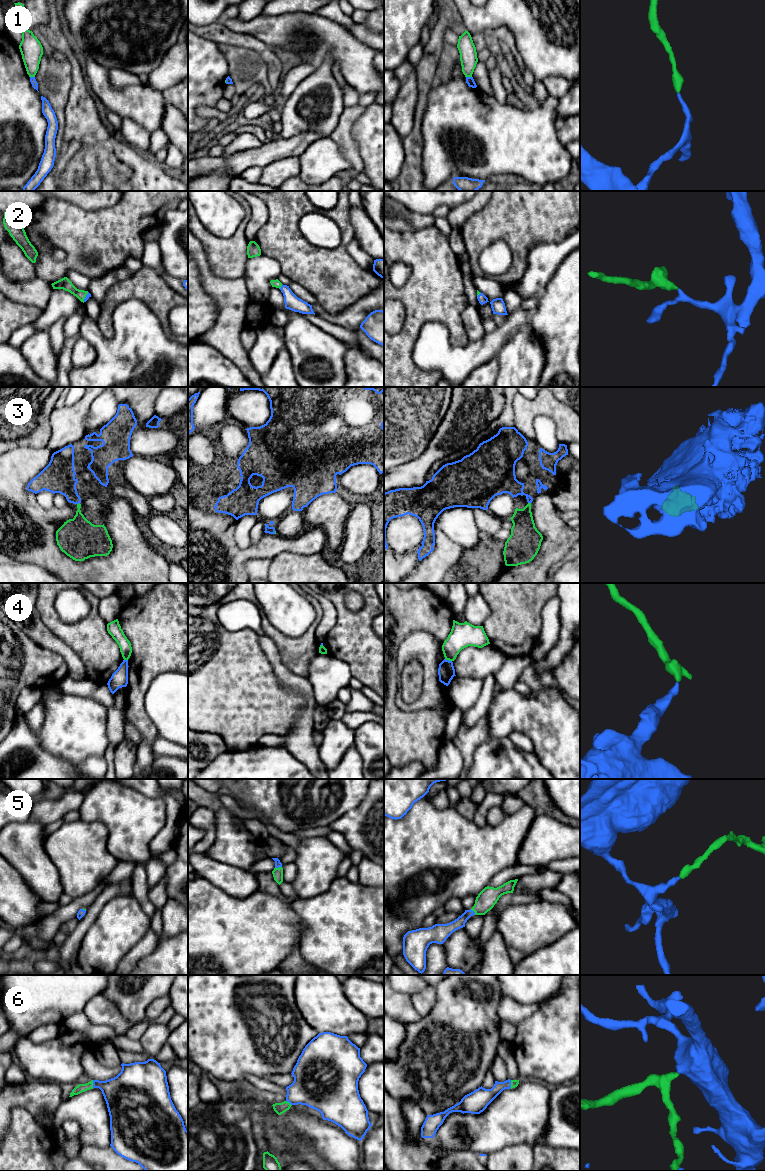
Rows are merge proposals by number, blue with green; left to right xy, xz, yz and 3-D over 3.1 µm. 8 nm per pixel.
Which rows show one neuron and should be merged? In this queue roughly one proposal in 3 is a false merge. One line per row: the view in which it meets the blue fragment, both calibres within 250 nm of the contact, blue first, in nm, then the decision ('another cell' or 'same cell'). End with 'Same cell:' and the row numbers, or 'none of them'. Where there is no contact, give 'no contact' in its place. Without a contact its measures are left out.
1: yz | 70/140 nm | another cell
2: xz | 120/70 nm | same cell
3: xy | 240/280 nm | same cell
4: yz | 140/200 nm | another cell
5: xz | 50/80 nm | same cell
6: xy | 300/70 nm | same cell
Same cell: 2, 3, 5, 6

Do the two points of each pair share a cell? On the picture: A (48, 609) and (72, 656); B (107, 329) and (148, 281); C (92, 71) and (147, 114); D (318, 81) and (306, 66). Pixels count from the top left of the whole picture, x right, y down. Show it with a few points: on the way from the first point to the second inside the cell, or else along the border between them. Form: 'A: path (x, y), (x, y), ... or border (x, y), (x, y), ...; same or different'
A: border (48, 627), (81, 660); different
B: path (107, 313), (107, 307), (124, 290), (132, 288); same
C: path (103, 85), (118, 100), (133, 102); same
D: border (317, 62), (317, 68), (308, 74), (294, 89); different

